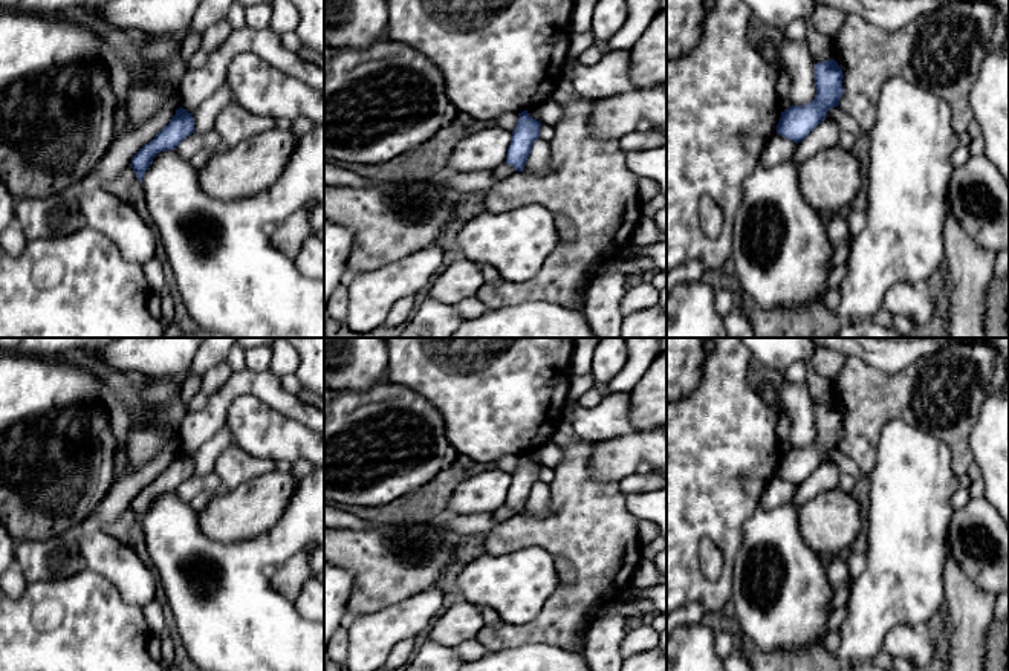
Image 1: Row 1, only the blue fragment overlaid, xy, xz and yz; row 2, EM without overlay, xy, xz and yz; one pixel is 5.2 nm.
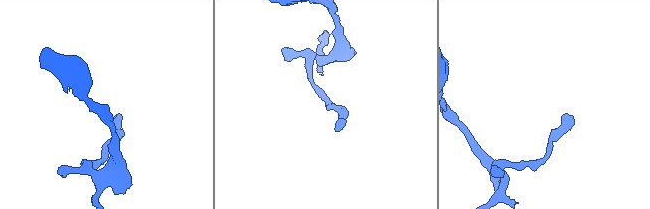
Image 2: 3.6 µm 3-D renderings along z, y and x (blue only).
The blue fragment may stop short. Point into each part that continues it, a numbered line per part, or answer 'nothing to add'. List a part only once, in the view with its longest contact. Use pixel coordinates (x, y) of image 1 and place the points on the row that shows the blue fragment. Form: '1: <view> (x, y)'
nothing to add

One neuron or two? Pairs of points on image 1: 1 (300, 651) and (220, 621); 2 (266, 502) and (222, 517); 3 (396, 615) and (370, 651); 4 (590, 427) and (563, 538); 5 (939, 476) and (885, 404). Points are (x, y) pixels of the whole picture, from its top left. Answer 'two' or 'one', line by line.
1: one
2: one
3: one
4: two
5: two

